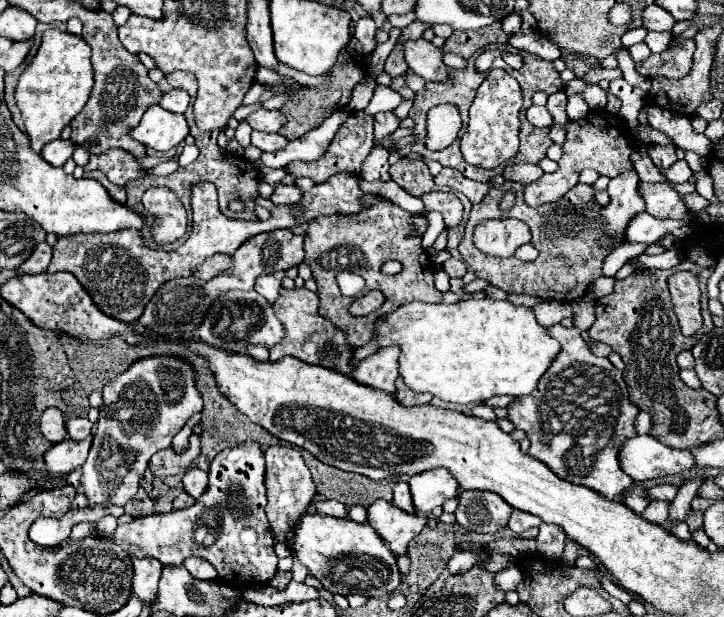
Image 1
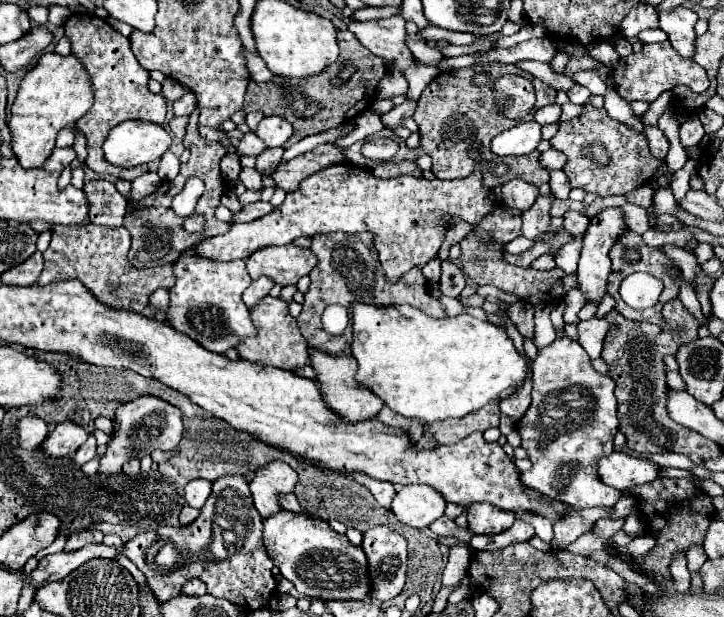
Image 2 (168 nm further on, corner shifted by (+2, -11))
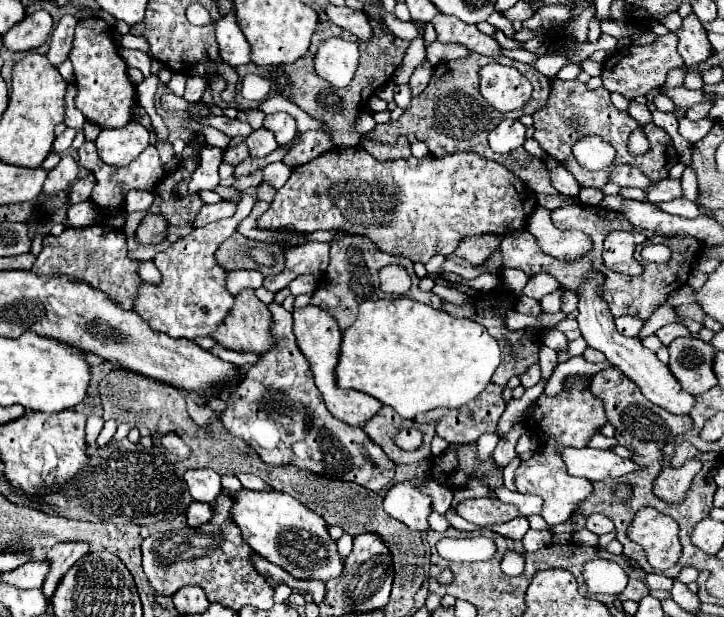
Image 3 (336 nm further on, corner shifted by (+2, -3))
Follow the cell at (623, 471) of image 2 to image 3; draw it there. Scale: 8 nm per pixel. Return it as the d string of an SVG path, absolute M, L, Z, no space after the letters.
M564 448L560 452L562 462L570 476L580 476L586 480L604 480L618 478L632 470L636 464L628 458L620 458L610 450L594 450L594 448Z

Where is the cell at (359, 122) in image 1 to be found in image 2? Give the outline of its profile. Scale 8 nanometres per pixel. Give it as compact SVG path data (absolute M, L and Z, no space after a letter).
M324 144L282 164L272 174L272 178L276 182L276 188L282 188L284 192L294 192L300 186L300 182L310 174L316 174L324 168L330 168L334 164L344 164L344 162L348 162L344 156L344 148L338 148L336 144Z

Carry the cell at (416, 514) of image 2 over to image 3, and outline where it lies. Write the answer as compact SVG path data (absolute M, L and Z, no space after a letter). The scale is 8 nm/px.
M412 480L388 488L384 496L384 512L394 520L406 524L410 530L426 532L430 528L428 526L428 516L432 512L430 498L420 496Z

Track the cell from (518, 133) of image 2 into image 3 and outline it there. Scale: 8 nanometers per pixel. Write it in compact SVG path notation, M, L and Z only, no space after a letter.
M502 120L490 132L490 148L498 154L508 154L520 148L526 140L526 128L518 120Z

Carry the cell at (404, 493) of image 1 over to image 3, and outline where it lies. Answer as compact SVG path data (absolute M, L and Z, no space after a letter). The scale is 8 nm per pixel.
M270 302L268 310L272 312L270 334L274 346L260 354L260 360L230 392L226 410L220 412L224 428L234 438L246 440L266 464L292 464L322 478L356 482L374 492L388 488L394 478L394 462L390 462L384 450L374 444L362 428L342 424L328 412L314 384L310 364L292 334L292 314L276 302Z

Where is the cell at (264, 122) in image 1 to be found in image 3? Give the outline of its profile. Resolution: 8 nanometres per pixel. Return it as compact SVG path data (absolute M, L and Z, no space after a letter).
M276 112L276 114L266 116L264 128L270 128L276 134L276 142L280 146L286 146L298 134L296 120L288 112Z

